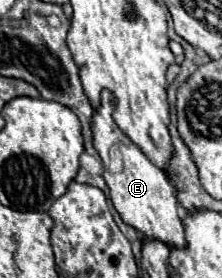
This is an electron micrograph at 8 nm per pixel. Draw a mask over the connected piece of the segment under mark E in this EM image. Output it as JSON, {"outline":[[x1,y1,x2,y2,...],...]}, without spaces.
{"outline":[[108,91,102,93,102,105,94,111,92,117,92,133,94,133,94,147,102,159,106,185,110,187,110,199,114,209,120,213,122,221,134,227,140,235,150,241,162,241,168,247,184,249,184,223,178,217,178,199,174,193,174,185,166,179,164,171,160,171,148,157,116,127,112,121,114,101]]}

